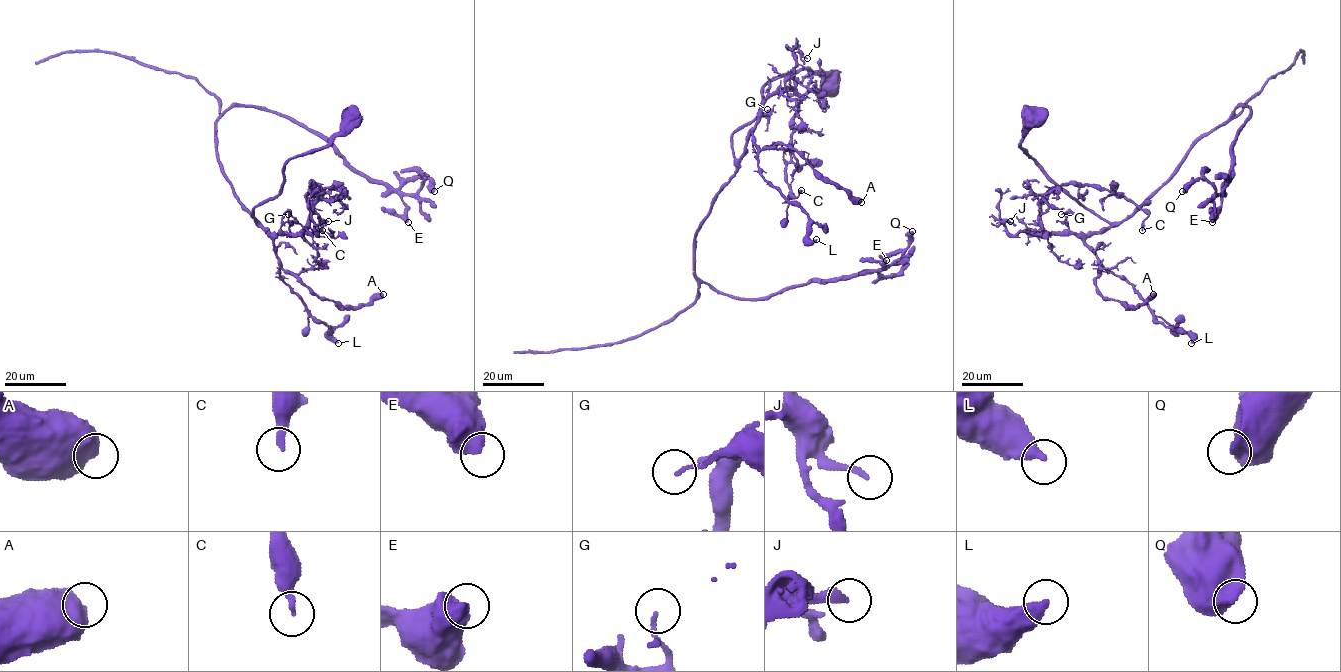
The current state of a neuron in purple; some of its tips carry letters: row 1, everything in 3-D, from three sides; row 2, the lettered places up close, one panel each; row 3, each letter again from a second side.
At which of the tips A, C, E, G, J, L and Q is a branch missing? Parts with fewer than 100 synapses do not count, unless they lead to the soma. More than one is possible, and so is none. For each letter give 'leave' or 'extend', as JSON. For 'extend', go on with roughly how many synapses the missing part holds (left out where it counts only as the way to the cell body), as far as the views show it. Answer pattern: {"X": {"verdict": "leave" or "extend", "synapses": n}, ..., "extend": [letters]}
{"A": {"verdict": "leave"}, "C": {"verdict": "leave"}, "E": {"verdict": "leave"}, "G": {"verdict": "leave"}, "J": {"verdict": "leave"}, "L": {"verdict": "leave"}, "Q": {"verdict": "leave"}, "extend": []}

